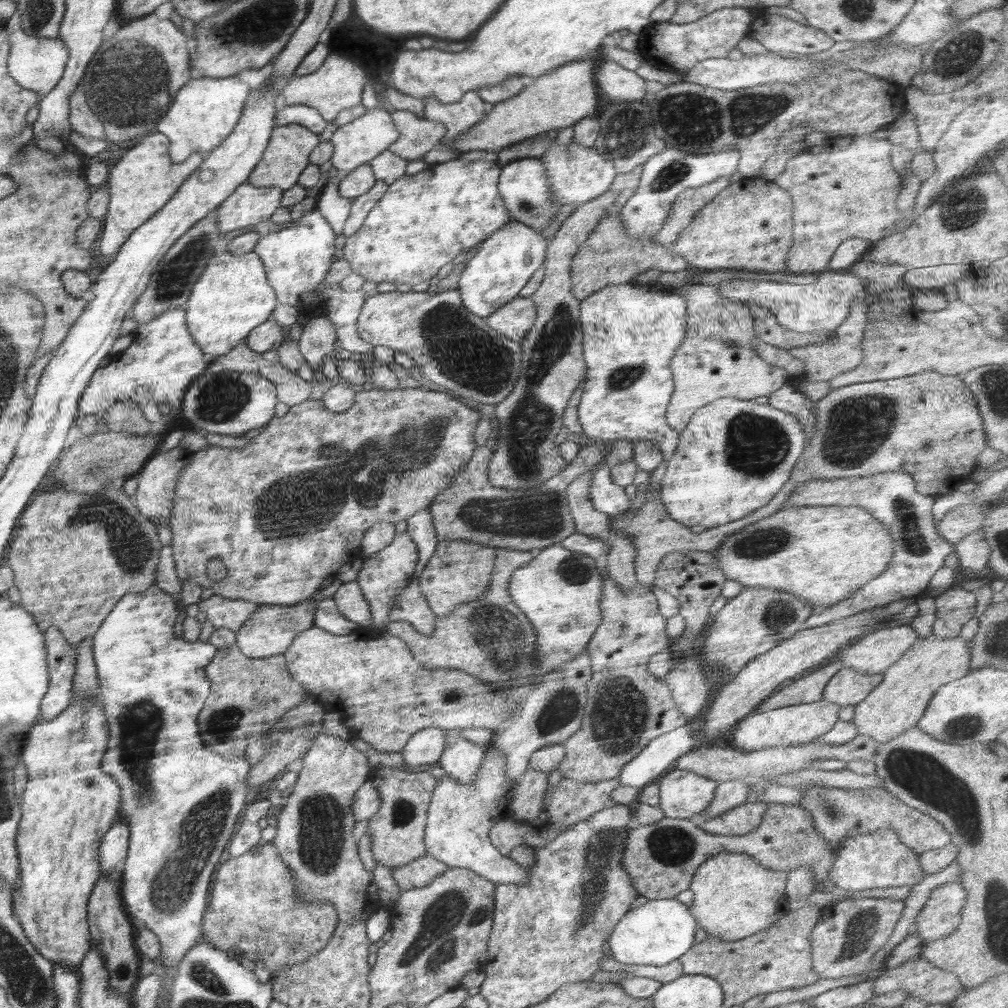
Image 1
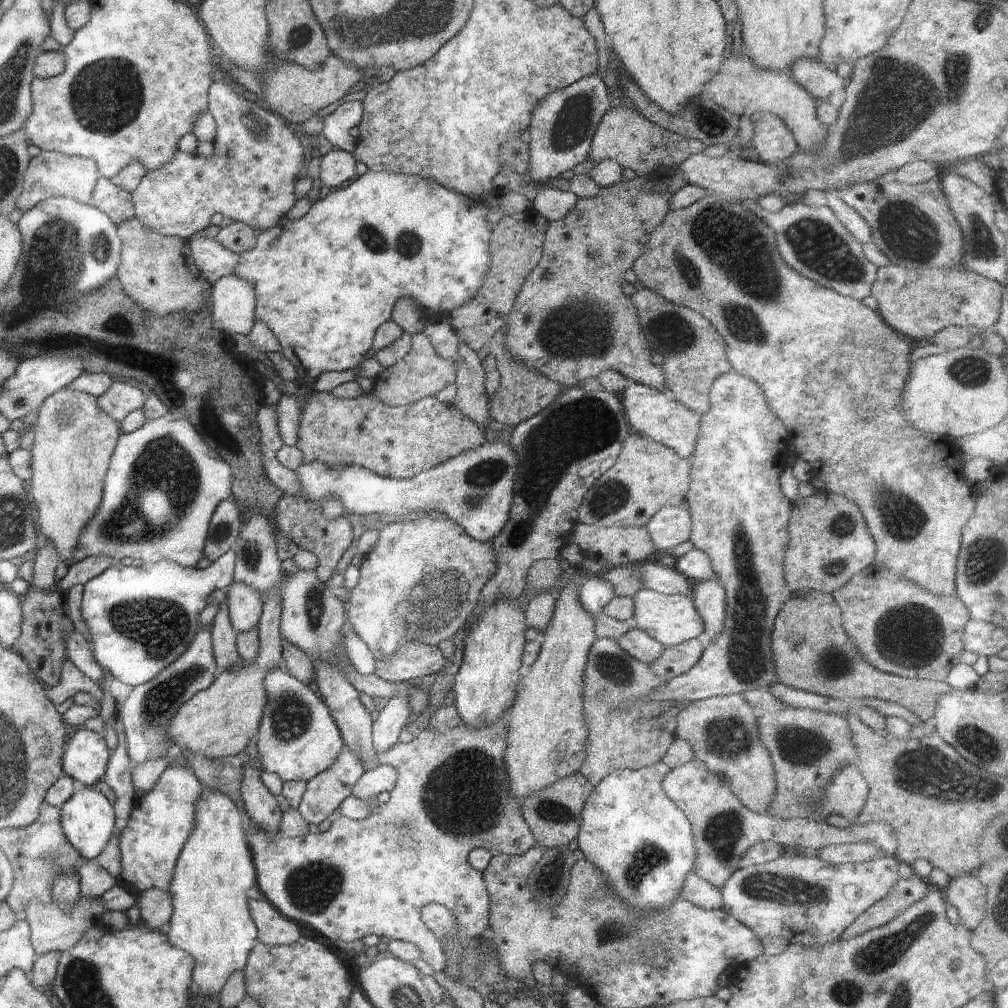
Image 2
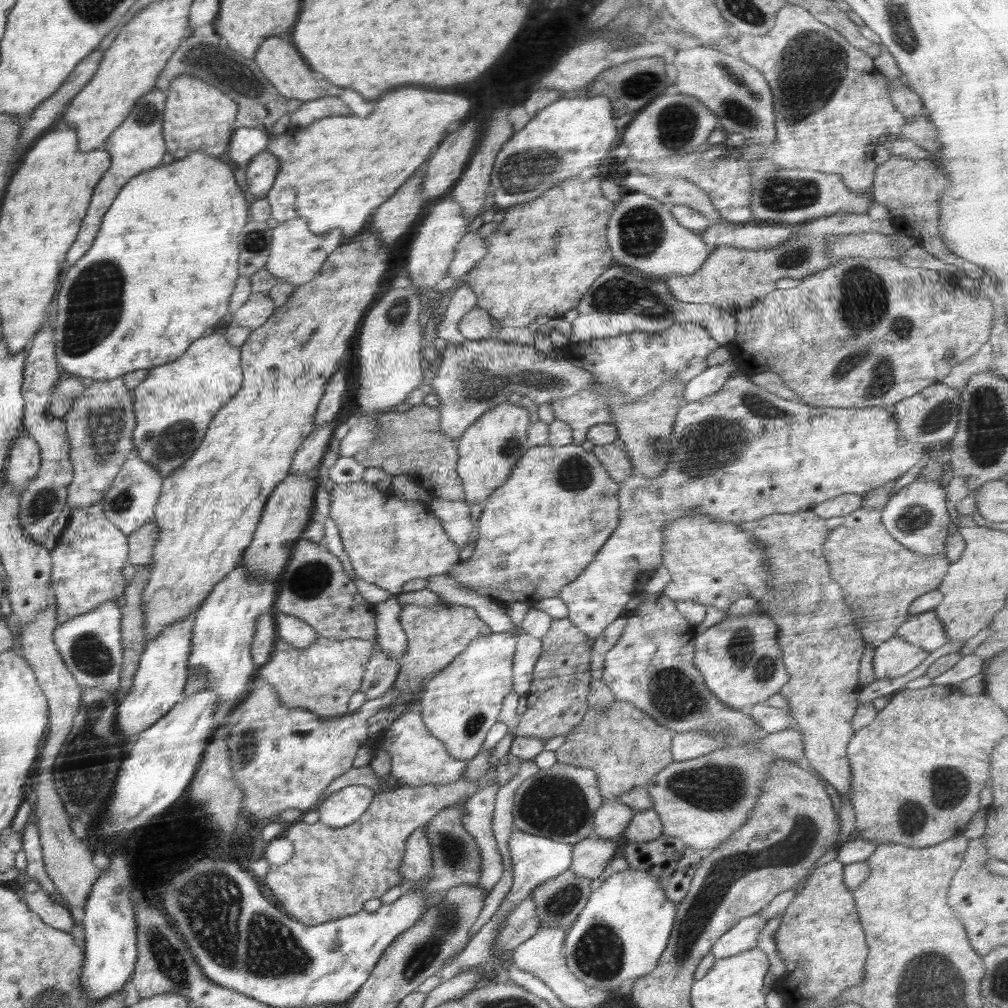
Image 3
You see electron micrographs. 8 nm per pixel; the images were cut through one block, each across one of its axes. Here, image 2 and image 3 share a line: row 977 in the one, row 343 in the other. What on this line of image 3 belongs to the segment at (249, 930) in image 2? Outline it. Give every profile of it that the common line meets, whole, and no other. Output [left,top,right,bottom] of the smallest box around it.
[132,332,241,480]

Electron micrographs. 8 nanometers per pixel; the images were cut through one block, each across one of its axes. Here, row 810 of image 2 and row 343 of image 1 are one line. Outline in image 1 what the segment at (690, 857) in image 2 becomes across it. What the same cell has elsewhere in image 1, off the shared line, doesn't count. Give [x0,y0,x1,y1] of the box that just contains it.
[577,282,687,460]

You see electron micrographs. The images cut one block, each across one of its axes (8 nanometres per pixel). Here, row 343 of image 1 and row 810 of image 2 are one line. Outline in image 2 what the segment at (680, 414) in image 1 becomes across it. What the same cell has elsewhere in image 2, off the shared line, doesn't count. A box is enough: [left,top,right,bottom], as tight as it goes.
[661,758,840,889]

